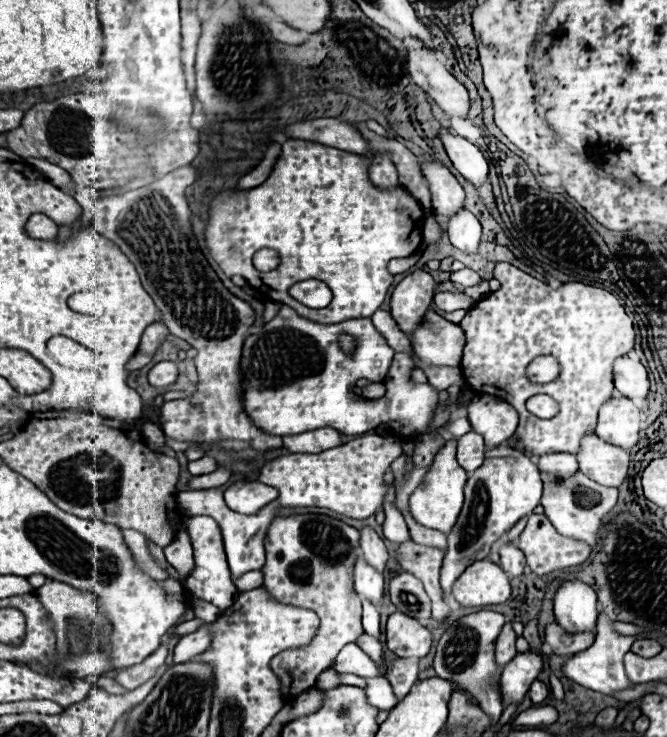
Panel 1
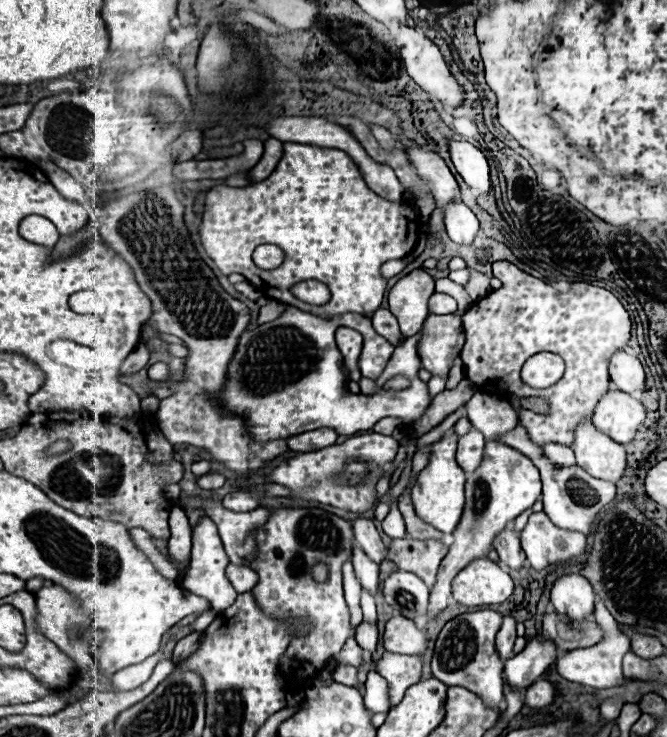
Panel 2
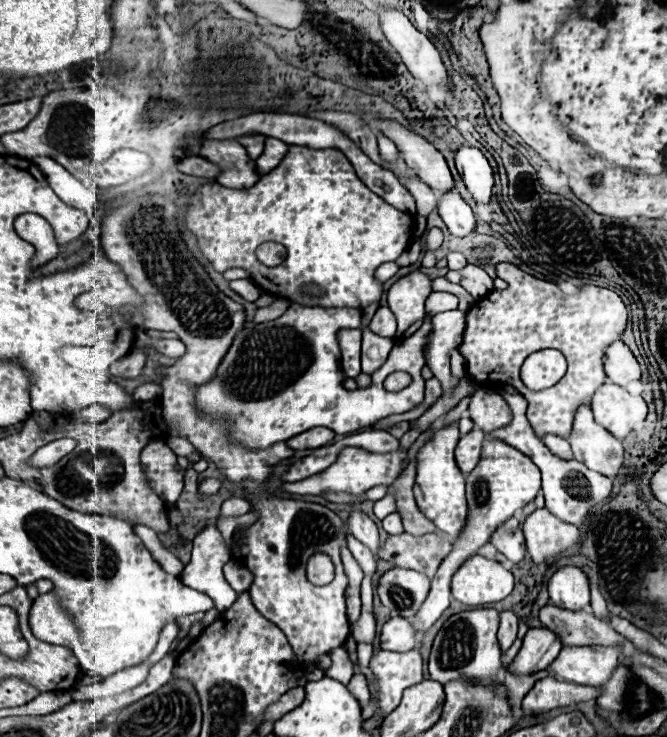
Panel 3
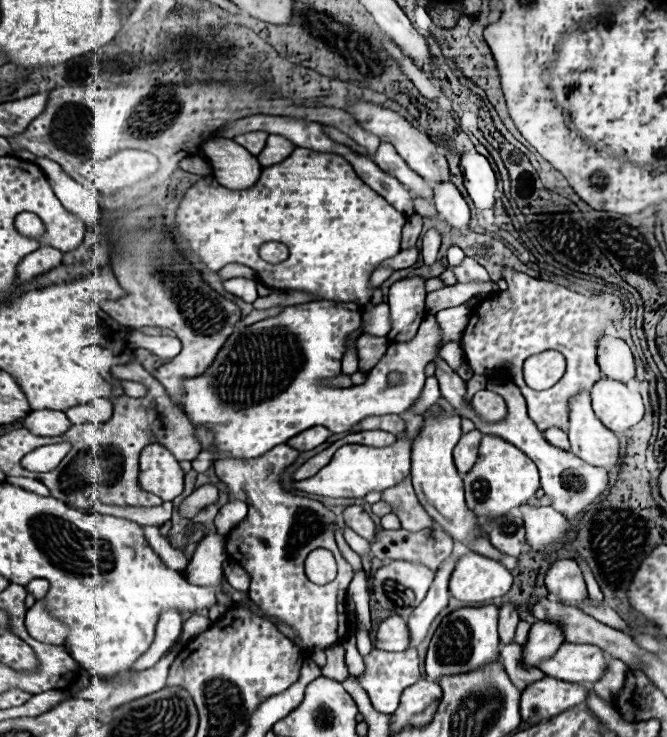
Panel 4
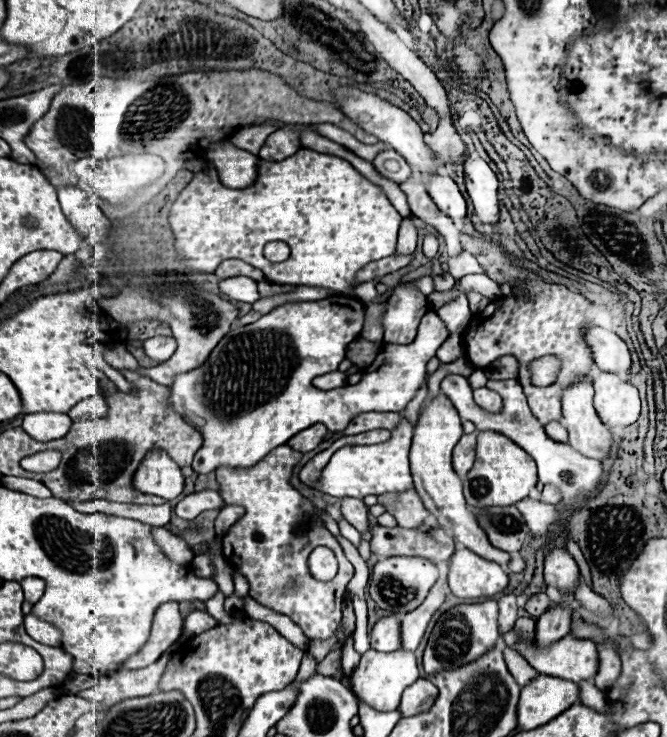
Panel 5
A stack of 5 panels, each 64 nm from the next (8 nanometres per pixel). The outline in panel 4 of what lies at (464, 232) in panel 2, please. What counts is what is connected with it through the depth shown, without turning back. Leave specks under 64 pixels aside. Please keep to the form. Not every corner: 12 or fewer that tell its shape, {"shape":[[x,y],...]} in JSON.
{"shape":[[452,182],[434,186],[442,220],[458,232],[470,224],[470,208]]}

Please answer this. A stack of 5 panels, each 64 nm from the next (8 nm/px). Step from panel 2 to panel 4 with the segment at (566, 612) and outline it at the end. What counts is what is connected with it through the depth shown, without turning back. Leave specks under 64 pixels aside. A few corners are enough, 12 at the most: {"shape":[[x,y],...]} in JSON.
{"shape":[[556,560],[546,574],[550,594],[570,606],[588,598],[574,560]]}

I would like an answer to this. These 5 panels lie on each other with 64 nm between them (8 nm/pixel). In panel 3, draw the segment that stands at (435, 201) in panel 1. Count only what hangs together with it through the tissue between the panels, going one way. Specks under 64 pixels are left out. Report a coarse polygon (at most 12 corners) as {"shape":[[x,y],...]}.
{"shape":[[372,120],[438,196],[454,190],[444,156],[390,120]]}

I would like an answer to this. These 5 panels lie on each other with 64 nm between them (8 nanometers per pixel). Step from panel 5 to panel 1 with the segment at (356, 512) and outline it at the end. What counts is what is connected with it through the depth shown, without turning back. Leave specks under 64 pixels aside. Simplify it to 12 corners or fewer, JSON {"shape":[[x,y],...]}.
{"shape":[[372,528],[360,530],[364,560],[384,572],[388,552]]}

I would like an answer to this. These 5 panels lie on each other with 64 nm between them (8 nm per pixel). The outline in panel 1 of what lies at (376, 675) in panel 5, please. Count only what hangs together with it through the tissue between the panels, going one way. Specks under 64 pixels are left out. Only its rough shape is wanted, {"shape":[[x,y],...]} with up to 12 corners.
{"shape":[[394,660],[386,668],[394,694],[402,700],[418,680],[418,664]]}

